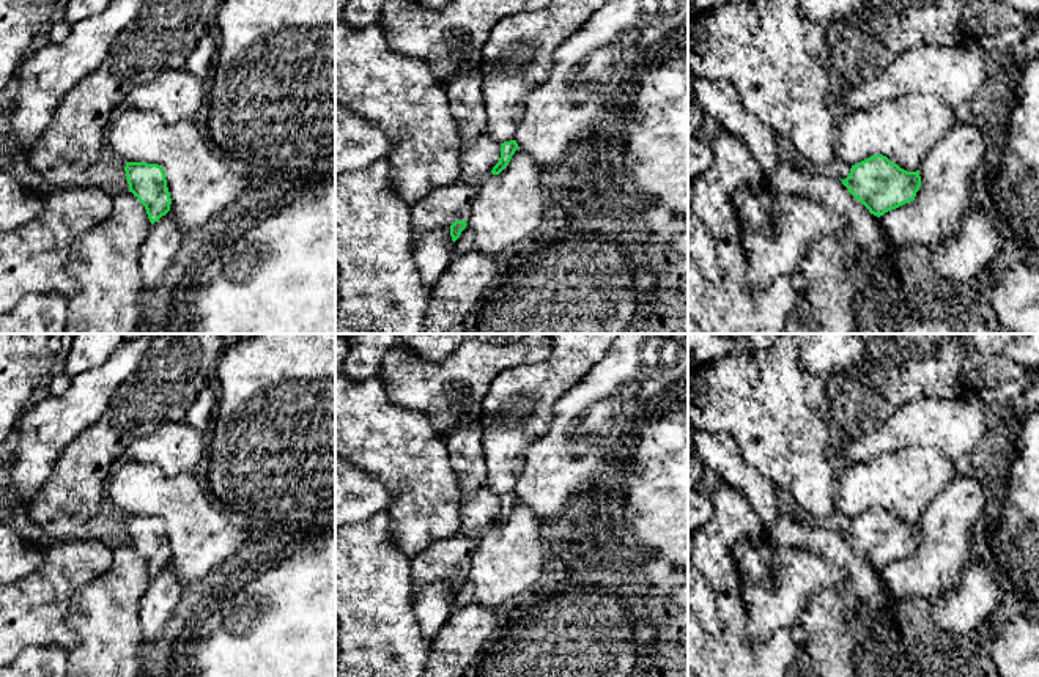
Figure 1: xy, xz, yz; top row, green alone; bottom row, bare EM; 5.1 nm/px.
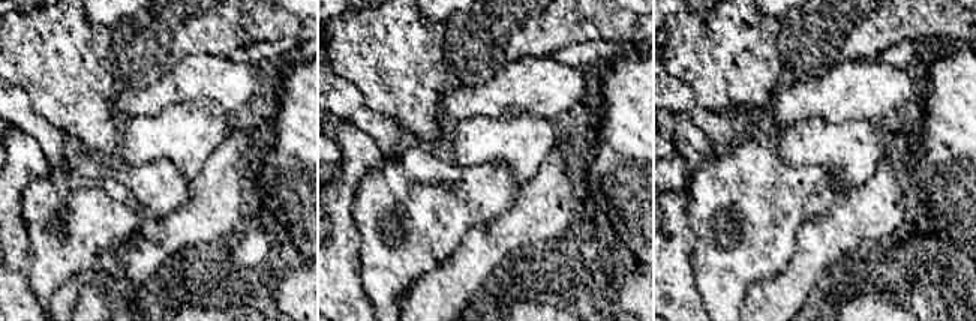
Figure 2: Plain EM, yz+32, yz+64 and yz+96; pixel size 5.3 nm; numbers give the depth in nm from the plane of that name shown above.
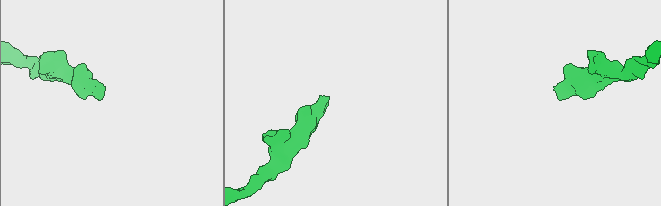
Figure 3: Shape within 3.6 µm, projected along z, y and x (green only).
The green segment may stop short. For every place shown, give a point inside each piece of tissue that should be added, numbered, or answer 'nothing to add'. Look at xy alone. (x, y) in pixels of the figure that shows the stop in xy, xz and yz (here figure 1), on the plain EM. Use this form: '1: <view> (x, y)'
nothing to add

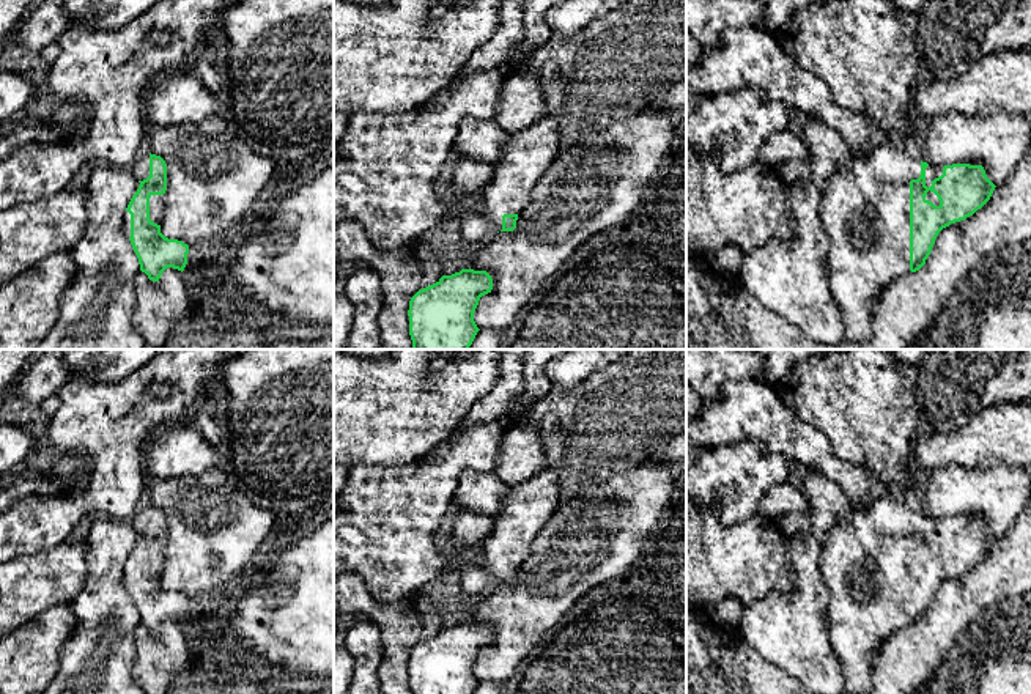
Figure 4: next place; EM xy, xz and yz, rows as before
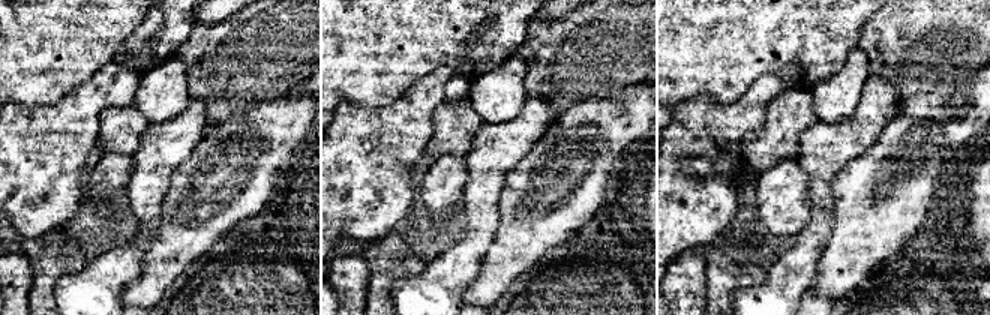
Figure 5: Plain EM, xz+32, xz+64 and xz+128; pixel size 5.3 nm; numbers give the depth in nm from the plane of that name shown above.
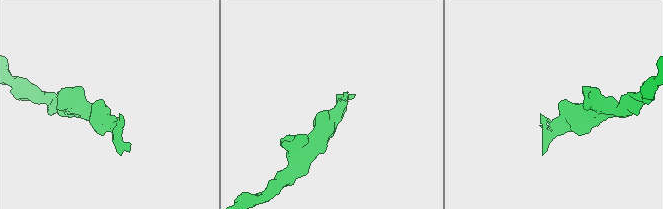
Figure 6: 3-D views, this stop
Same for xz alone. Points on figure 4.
1: xz (524, 509)

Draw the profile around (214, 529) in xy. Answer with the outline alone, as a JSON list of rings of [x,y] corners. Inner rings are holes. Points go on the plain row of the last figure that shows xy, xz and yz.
[[[216,467],[176,478],[150,477],[145,502],[167,516],[161,585],[189,600],[211,592],[219,582],[246,568],[274,526],[272,510],[258,507],[235,474]]]

